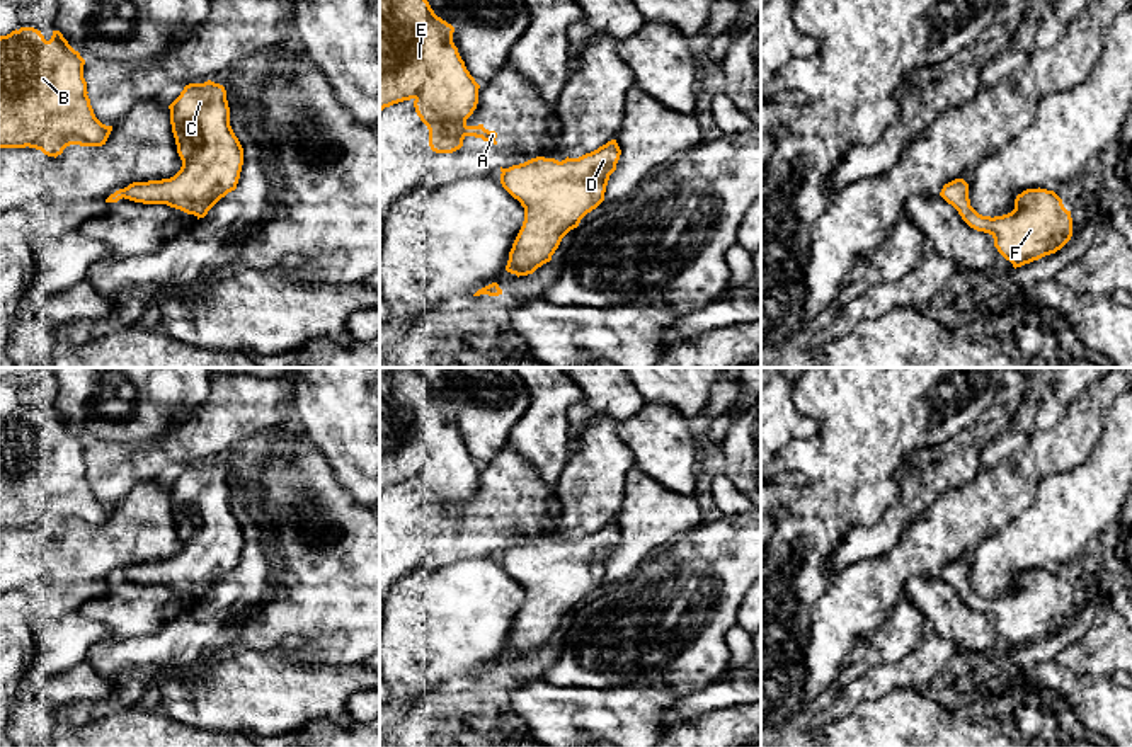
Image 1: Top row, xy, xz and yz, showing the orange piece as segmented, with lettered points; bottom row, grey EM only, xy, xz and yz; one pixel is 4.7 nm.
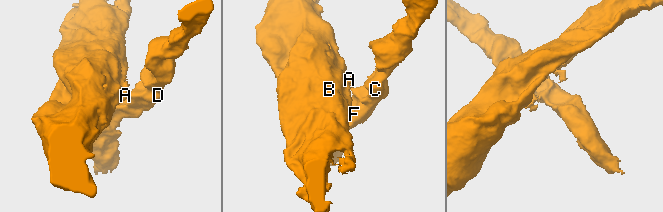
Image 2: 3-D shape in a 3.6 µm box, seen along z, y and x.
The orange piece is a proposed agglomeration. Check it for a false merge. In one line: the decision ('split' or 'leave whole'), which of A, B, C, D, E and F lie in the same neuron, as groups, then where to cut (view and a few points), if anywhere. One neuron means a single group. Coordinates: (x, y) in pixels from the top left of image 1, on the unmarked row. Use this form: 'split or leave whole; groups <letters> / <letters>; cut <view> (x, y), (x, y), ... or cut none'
split; groups A B E / C D F; cut xy (125, 570), (121, 577)

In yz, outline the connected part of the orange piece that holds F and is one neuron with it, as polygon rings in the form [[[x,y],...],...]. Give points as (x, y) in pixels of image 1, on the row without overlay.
[[[955,560],[940,577],[952,585],[974,611],[989,614],[998,633],[1021,648],[1061,631],[1072,618],[1072,599],[1062,580],[1047,570],[1026,570],[1015,580],[1015,590],[1003,597],[982,597],[969,580],[969,565]]]

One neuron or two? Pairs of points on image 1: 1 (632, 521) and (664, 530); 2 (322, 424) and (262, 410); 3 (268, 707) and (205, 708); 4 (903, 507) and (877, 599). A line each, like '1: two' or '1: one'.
1: one
2: two
3: one
4: two

